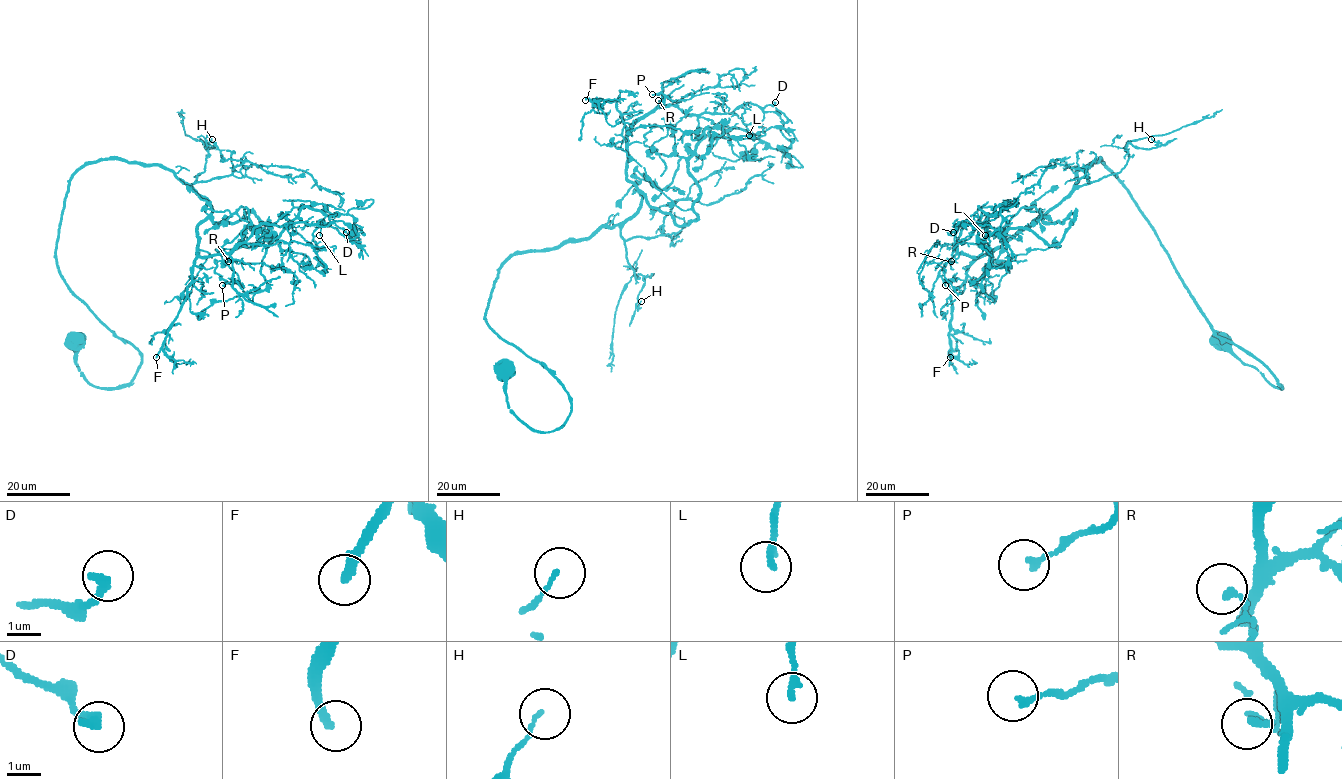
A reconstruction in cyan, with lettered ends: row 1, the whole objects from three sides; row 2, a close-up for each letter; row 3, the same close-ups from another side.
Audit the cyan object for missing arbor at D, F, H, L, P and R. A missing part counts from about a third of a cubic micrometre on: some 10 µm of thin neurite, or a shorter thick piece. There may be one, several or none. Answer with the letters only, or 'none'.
F

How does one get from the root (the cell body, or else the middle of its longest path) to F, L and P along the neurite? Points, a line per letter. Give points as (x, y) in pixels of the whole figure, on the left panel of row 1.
F: (76, 340), (97, 387), (141, 363), (60, 273), (68, 180), (161, 165), (212, 212), (156, 357)
L: (76, 340), (97, 387), (141, 363), (57, 263), (86, 164), (167, 167), (266, 245), (304, 206), (319, 235)
P: (76, 340), (97, 387), (141, 363), (57, 263), (86, 164), (202, 195), (222, 285)

